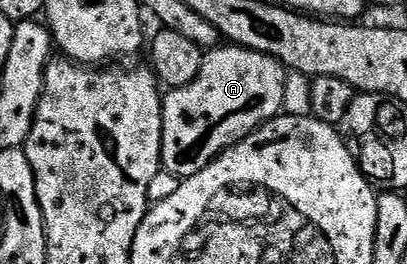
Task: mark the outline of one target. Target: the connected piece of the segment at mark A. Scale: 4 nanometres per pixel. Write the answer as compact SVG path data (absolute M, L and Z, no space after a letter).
M222 44L215 50L208 51L205 59L203 60L203 68L199 68L199 76L191 84L186 86L178 86L170 89L168 93L164 95L161 107L163 108L163 140L161 141L161 164L164 173L167 175L174 174L174 179L184 180L195 176L203 168L207 168L209 162L213 162L224 150L229 149L234 142L242 142L242 140L252 134L253 131L264 124L264 122L270 122L271 119L278 117L283 110L283 92L285 91L285 84L287 81L287 71L276 58L267 56L266 54L260 54L254 50L249 50L245 46L234 46L232 44Z

